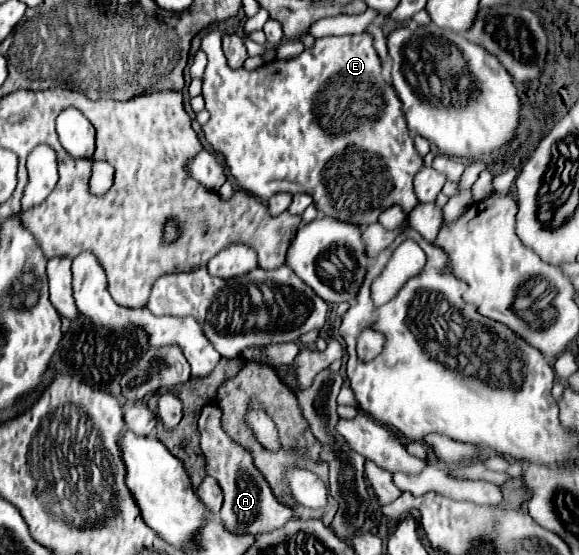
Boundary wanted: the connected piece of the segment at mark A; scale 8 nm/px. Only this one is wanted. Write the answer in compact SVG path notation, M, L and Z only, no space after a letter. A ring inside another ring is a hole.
M216 403L204 405L198 419L198 431L200 431L200 449L206 455L206 473L212 475L224 491L224 505L220 509L220 519L230 533L252 533L252 535L270 533L278 527L284 527L290 519L294 519L294 511L282 505L274 497L264 475L254 465L252 453L226 435L226 431L222 429L222 411Z

